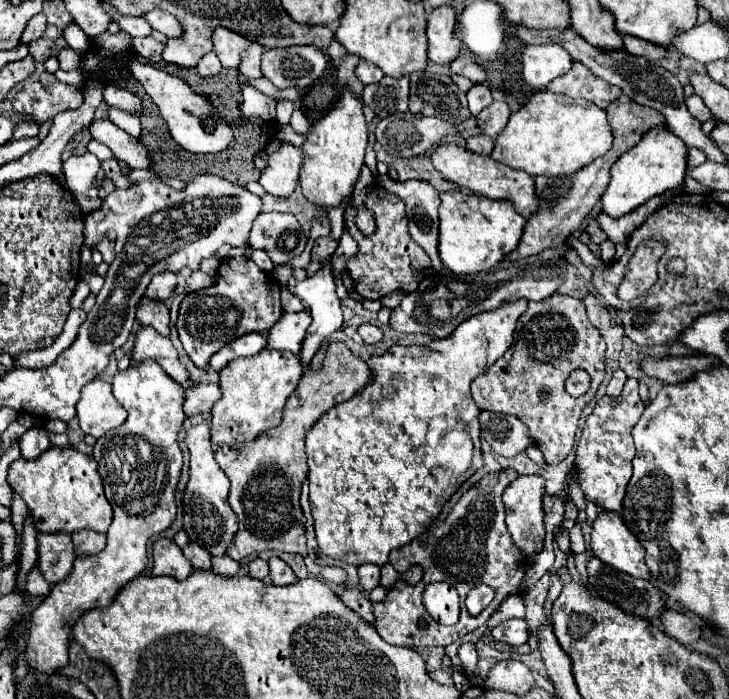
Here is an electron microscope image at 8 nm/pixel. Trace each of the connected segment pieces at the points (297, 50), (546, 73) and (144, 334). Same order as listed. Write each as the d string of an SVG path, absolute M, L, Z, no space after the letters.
M287 47L287 49L267 49L261 59L263 77L267 77L275 87L307 87L317 81L327 67L323 51L317 47Z
M527 45L521 57L523 79L531 87L545 87L551 79L571 69L571 57L559 45Z
M141 327L135 333L135 343L131 349L131 365L137 367L143 361L157 361L163 371L175 379L177 383L181 383L183 387L189 385L189 375L185 371L185 367L179 363L177 359L177 351L171 345L169 337L159 335L153 327Z

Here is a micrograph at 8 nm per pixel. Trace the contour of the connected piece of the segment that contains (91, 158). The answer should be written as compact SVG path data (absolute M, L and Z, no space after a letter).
M93 153L83 155L71 155L67 161L63 161L63 181L67 189L73 191L73 195L81 195L87 199L95 199L95 175L101 169L101 161Z

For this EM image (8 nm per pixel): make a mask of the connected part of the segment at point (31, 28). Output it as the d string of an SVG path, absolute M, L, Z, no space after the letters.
M42 13L35 15L28 21L21 35L20 42L29 45L31 42L36 41L43 35L47 24L47 19Z

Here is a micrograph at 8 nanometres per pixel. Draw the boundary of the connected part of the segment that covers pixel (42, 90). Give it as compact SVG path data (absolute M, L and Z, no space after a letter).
M31 81L15 95L13 109L19 113L31 113L37 123L43 123L61 111L77 109L81 101L81 87L65 85L61 81L51 81L47 85L41 85L41 81Z

